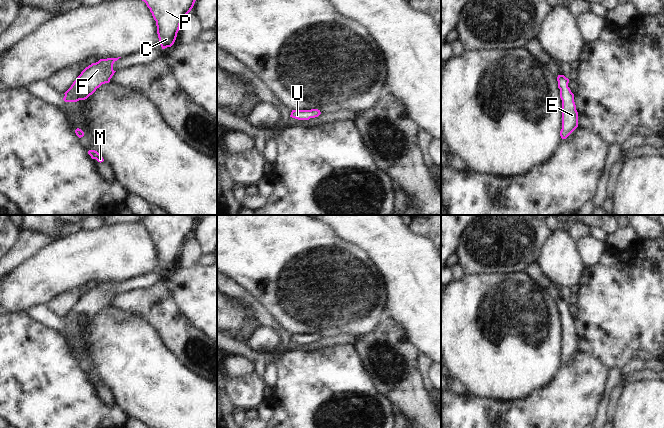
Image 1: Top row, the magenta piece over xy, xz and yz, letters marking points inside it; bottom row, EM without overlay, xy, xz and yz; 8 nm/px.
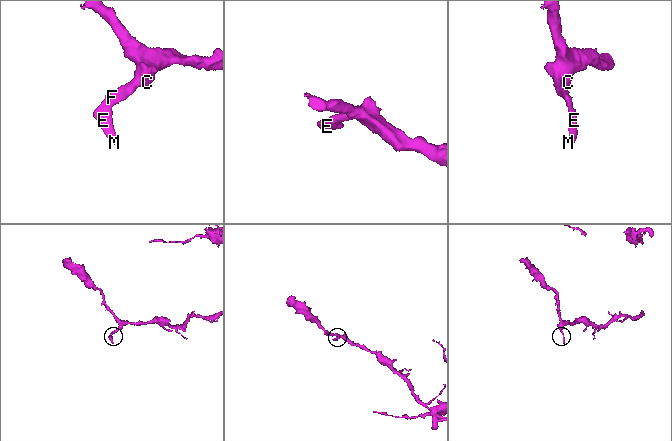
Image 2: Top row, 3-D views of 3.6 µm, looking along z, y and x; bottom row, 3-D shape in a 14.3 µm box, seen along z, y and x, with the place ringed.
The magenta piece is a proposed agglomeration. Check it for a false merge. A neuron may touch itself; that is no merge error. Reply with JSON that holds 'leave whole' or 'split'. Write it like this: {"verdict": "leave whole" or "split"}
{"verdict": "leave whole"}

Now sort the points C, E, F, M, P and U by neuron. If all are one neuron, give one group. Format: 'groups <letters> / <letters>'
groups C E F M P U

